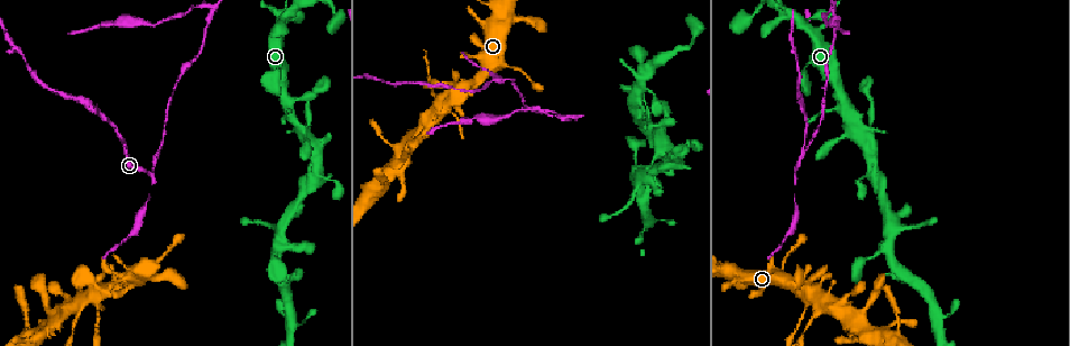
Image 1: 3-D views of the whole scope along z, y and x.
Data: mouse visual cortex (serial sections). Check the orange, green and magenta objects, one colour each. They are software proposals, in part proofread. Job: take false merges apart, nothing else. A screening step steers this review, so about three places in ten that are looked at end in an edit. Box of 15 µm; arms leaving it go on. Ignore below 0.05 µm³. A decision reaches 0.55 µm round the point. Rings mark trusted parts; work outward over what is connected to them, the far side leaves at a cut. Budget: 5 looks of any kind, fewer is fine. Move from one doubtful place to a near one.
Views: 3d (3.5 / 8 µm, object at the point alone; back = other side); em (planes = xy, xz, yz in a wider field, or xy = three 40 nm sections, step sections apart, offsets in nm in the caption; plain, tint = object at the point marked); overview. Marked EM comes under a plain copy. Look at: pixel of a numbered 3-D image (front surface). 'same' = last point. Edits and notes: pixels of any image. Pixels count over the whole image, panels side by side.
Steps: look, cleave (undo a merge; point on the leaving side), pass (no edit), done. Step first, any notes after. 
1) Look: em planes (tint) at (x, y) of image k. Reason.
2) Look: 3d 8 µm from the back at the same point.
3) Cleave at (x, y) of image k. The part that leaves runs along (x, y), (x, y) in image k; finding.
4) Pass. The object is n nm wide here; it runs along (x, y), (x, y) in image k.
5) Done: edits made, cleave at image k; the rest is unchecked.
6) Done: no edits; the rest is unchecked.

Look: 3d 3.5 µm at (822, 25) of image 1. Thick turns thin.

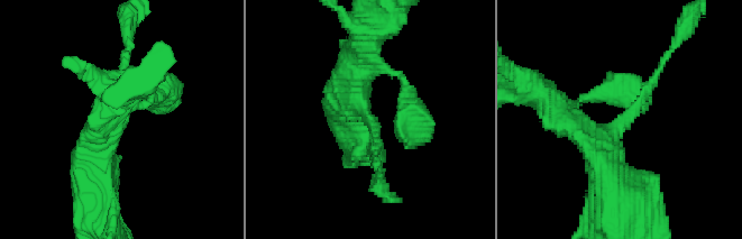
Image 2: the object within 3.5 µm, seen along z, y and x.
Look: em xy step 1 (tint) at (623, 124) of image 2. The arms are 150, 500 nm wide.

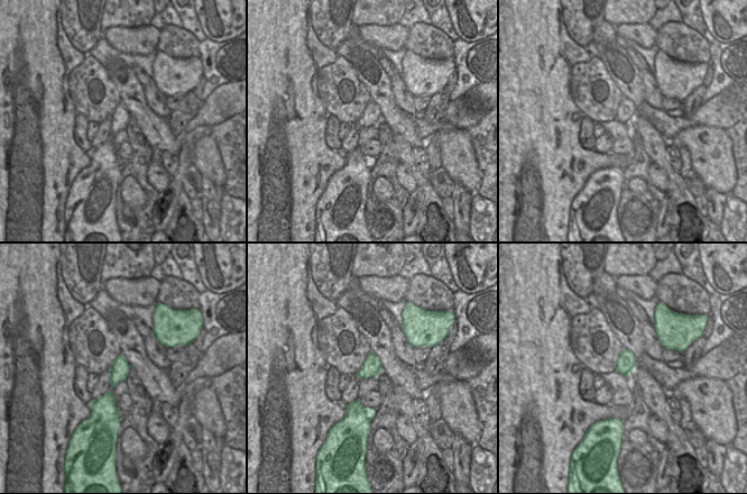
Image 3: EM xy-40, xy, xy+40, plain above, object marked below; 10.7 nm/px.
Pass. The object is 200 nm wide here; it runs along (121, 358), (110, 390), (114, 417) in image 3; one cell here.

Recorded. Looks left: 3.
Look: 3d 3.5 µm at (794, 175) of image 1. Three-way junction.

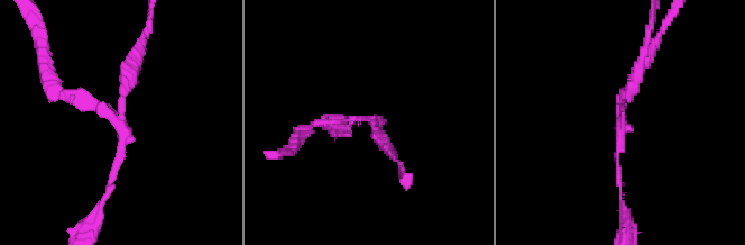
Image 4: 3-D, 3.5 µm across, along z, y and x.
Cleave at (119, 157) of image 4. 3 arms meet here; the part that leaves runs along (119, 109), (147, 26) in image 4; a second cell is stuck on.

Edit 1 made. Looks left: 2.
Done: edits made, cleave at image 4; the rest is unchecked.

